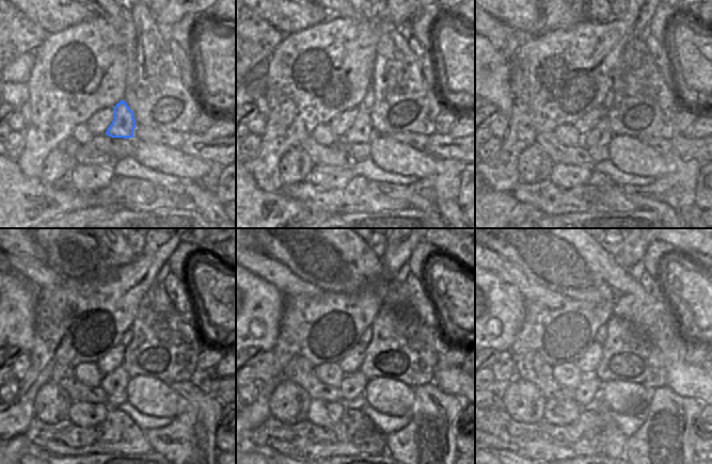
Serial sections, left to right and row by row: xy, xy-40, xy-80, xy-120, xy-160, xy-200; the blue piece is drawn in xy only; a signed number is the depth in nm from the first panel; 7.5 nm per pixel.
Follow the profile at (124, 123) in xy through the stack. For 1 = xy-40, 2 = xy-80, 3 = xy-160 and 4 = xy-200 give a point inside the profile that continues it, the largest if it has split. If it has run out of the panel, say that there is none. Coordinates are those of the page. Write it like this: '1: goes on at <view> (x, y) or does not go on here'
1: goes on at xy-40 (361, 131)
2: goes on at xy-80 (600, 136)
3: goes on at xy-160 (352, 385)
4: goes on at xy-200 (588, 389)

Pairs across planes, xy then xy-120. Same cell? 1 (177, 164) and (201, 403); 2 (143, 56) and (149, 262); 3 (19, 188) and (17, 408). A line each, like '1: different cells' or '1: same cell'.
1: different cells
2: different cells
3: different cells

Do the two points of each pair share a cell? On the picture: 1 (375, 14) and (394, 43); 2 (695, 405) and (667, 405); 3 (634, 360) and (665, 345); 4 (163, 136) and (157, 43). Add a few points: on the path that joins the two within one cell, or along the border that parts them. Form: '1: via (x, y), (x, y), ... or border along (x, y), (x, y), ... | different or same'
1: via (382, 21), (386, 26), (390, 35) | same
2: via (687, 405), (673, 399) | same
3: border along (643, 329), (660, 350), (665, 372) | different
4: border along (139, 124), (145, 127), (178, 130), (186, 133) | different

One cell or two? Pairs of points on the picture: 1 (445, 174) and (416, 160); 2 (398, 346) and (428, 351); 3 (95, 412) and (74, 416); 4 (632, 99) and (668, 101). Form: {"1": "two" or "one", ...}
{"1": "two", "2": "one", "3": "one", "4": "one"}

